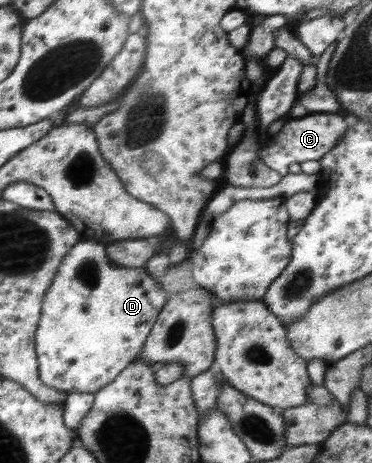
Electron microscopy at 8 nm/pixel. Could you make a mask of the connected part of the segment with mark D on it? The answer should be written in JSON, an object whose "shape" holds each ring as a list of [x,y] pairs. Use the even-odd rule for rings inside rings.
{"shape":[[[80,239],[74,247],[64,256],[64,260],[60,262],[60,268],[54,276],[52,285],[44,294],[44,323],[40,324],[40,335],[35,335],[35,347],[40,347],[40,378],[43,384],[67,393],[76,393],[77,391],[87,391],[91,395],[99,389],[106,387],[137,355],[142,351],[142,346],[159,316],[162,306],[167,302],[166,293],[171,287],[166,286],[160,281],[156,281],[144,267],[140,268],[124,268],[116,266],[108,254],[106,245],[92,241],[91,239]]]}

